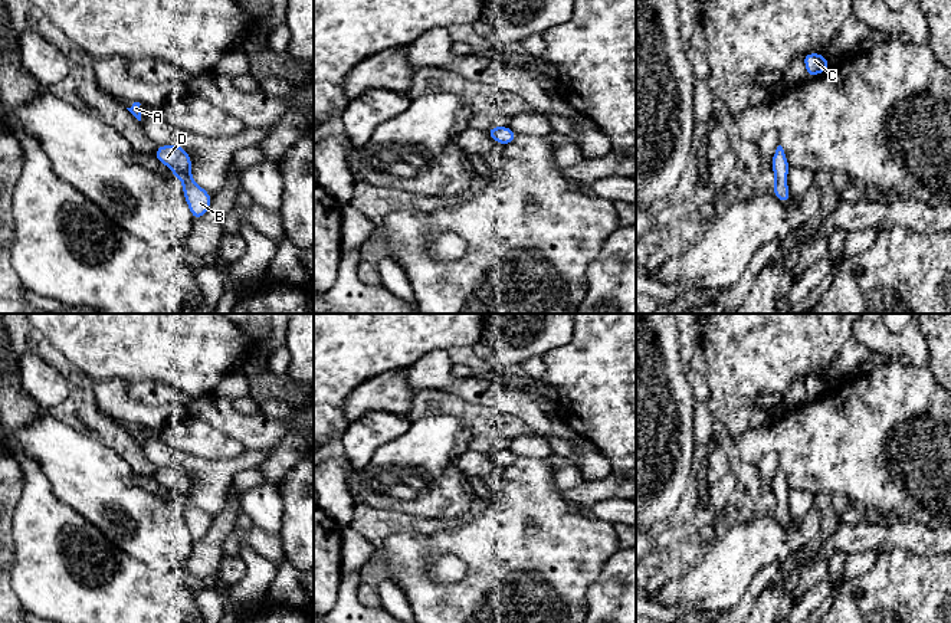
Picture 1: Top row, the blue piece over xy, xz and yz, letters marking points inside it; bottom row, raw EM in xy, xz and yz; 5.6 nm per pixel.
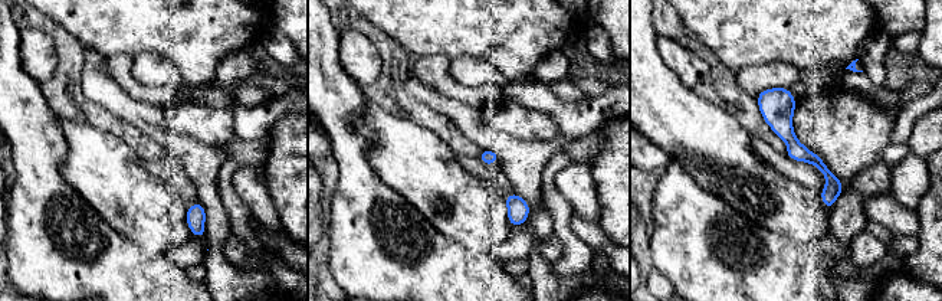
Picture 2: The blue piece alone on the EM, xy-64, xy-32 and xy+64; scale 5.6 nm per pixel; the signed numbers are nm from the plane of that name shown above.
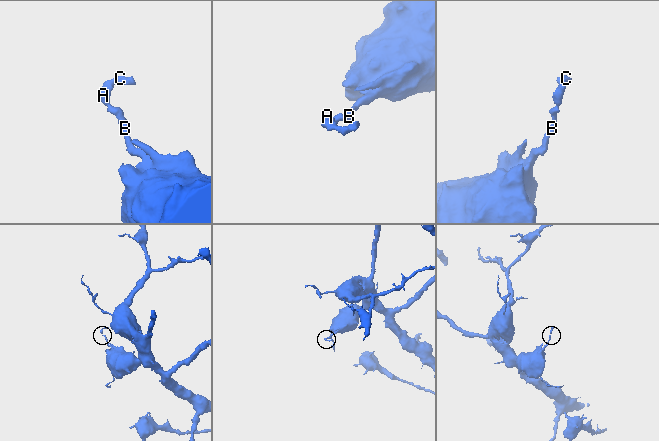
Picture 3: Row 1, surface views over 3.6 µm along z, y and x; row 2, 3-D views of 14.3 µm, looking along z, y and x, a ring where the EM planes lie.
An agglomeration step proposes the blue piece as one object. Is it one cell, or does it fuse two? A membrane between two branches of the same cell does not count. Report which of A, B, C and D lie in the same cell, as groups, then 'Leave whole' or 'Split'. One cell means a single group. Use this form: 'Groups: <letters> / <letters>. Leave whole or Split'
Groups: A B C D. Leave whole

